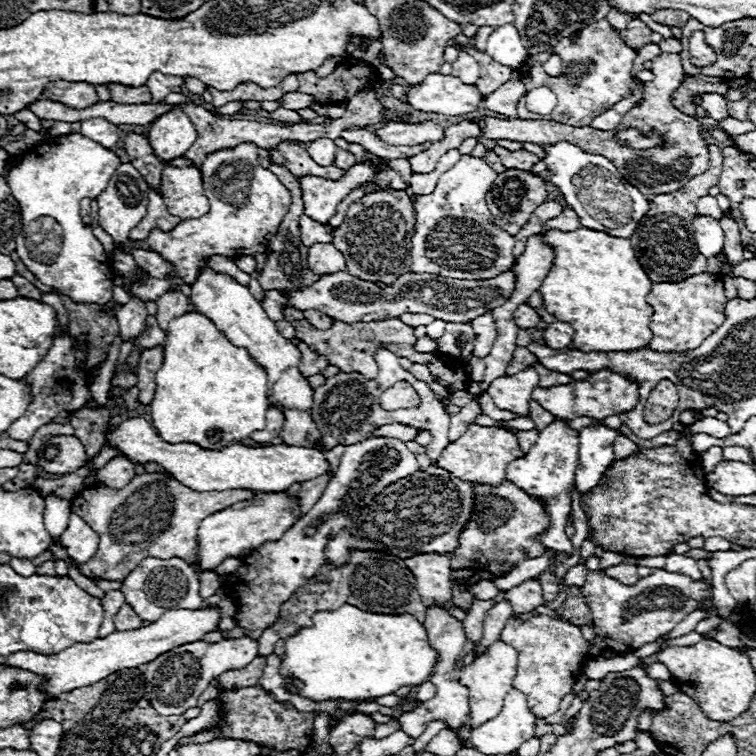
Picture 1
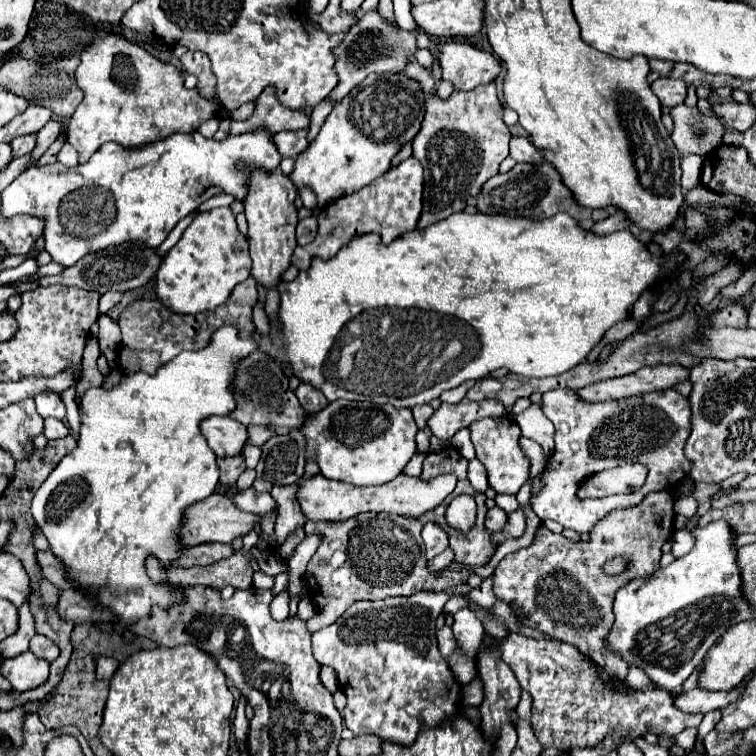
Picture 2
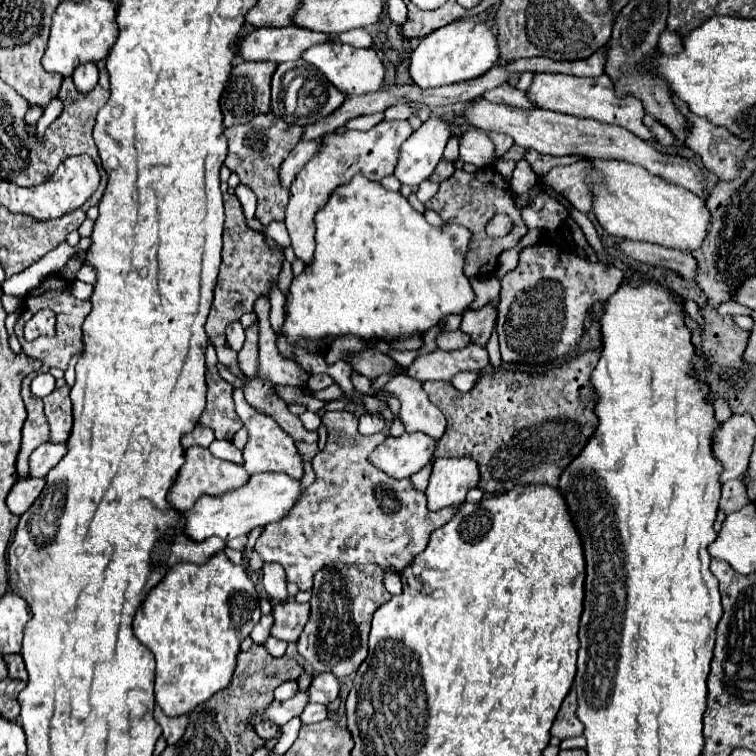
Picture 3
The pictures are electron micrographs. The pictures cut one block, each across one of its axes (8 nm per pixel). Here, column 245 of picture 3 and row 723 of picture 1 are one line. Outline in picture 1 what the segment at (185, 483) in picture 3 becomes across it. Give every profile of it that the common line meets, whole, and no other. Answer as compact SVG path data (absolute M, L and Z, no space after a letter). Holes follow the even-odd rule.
M496 640L484 656L476 658L472 664L464 666L464 670L460 672L460 684L464 684L468 688L468 706L470 706L472 728L478 728L480 724L492 720L492 716L496 716L502 710L502 700L510 692L512 680L516 674L516 660L518 660L516 650L508 644L504 644L502 640Z

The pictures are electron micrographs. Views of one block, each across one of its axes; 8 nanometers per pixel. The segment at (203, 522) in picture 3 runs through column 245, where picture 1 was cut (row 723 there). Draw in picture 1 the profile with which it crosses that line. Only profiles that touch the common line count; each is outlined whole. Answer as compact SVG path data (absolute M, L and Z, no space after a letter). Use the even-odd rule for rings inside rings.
M510 690L500 714L472 730L472 744L482 754L510 754L534 736L536 716L530 712L526 696Z

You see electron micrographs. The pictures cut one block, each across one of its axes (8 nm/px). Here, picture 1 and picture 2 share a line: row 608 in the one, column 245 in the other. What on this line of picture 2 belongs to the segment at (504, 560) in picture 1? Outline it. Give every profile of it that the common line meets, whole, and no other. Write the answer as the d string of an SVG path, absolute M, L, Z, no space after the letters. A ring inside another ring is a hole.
M234 456L234 458L218 458L218 468L220 468L220 484L224 488L234 488L238 476L246 470L244 458Z

